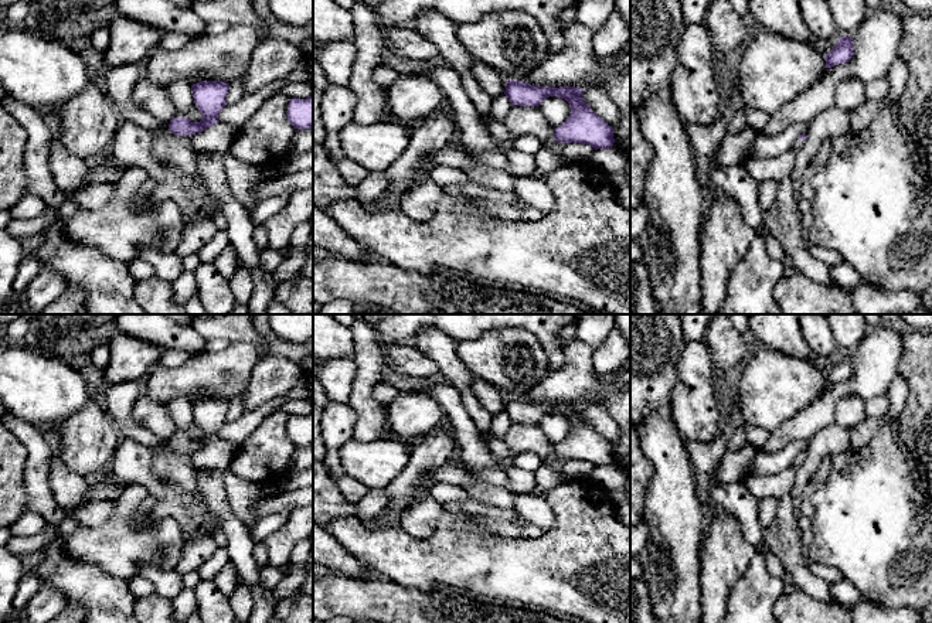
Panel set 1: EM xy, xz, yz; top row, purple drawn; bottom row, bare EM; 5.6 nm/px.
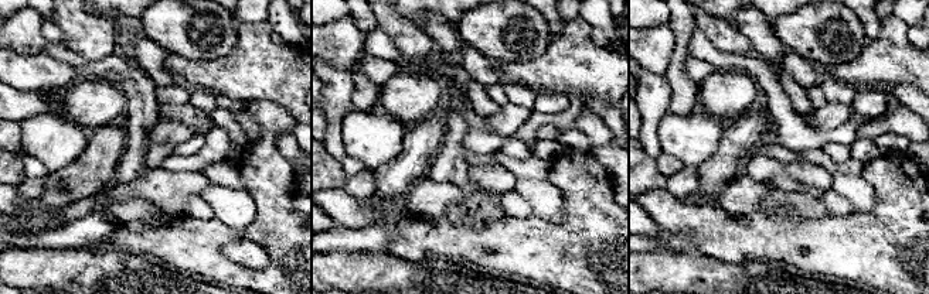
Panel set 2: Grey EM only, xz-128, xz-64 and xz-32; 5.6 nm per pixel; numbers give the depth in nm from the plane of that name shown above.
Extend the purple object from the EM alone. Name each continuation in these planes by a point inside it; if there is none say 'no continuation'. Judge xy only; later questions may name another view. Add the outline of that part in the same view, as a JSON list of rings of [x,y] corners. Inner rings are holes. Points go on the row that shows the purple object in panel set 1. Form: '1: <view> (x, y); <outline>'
no continuation

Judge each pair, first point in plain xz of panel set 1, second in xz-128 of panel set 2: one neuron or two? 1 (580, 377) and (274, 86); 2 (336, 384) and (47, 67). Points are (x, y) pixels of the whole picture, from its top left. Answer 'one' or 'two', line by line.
1: one
2: two

